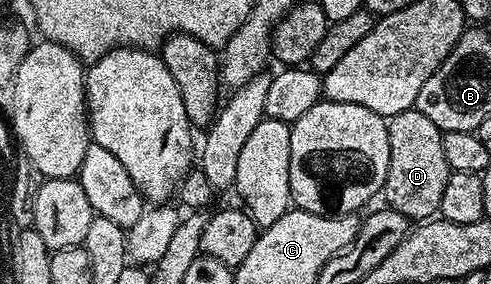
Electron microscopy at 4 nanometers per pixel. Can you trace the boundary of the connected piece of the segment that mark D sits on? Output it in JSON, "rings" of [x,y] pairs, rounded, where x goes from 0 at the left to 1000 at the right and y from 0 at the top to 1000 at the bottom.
{"rings":[[[825,387],[798,408],[790,451],[790,620],[778,655],[784,722],[837,775],[876,775],[892,754],[904,658],[921,609],[912,563],[904,563],[904,461],[880,437],[853,387]]]}

